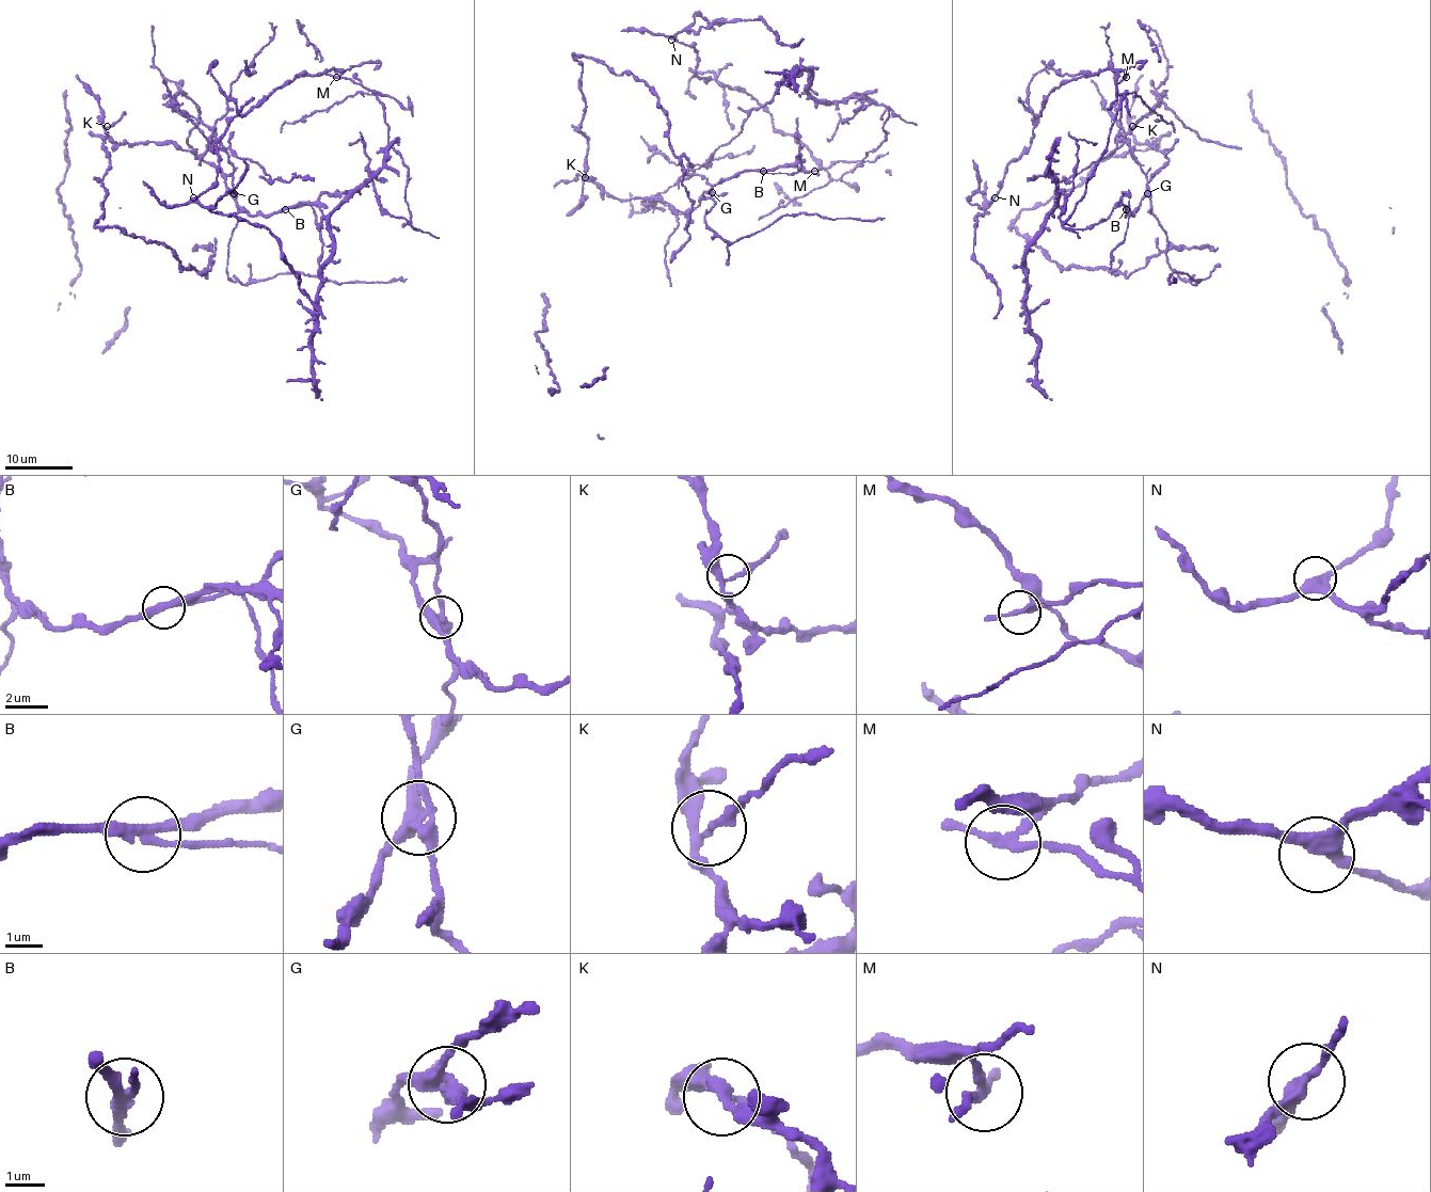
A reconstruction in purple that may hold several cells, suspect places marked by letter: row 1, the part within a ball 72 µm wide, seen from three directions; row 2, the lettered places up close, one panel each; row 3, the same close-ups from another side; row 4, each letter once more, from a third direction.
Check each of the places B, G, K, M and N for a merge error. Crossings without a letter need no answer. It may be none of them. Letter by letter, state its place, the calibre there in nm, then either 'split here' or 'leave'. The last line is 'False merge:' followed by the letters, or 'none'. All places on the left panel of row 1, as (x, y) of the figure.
B: place (285, 209); calibre 280 nm; split here
G: place (234, 193); calibre 360 nm; split here
K: place (107, 126); calibre 200 nm; leave
M: place (336, 77); calibre 190 nm; split here
N: place (193, 197); calibre 360 nm; leave
False merge: B, G, M

